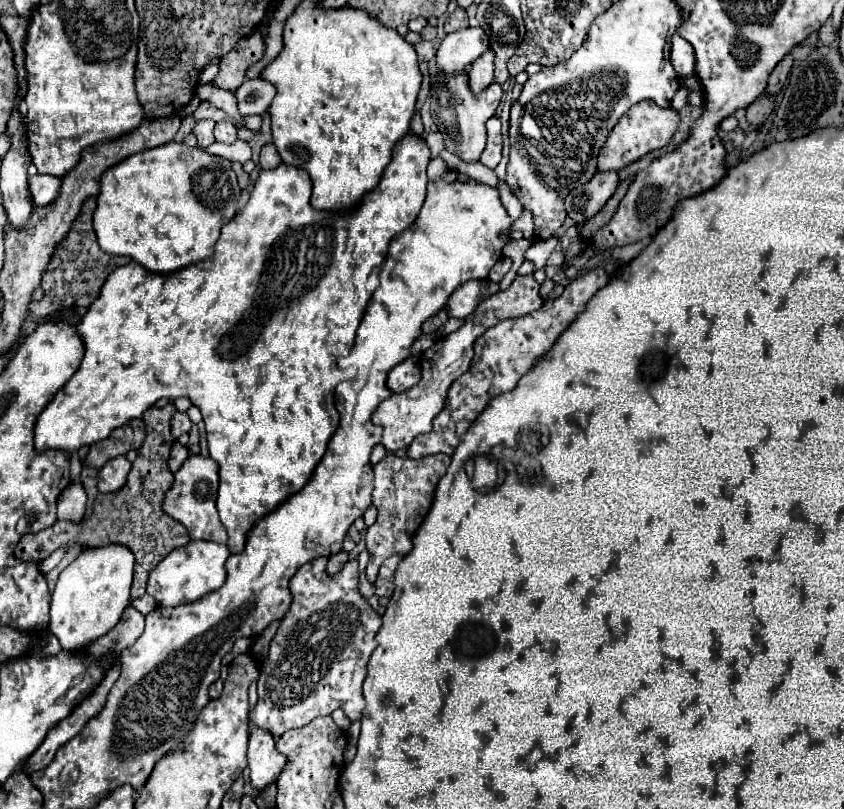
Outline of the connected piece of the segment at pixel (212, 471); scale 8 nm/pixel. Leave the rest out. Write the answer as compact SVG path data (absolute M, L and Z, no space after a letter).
M189 456L179 468L179 472L175 472L175 482L165 496L163 510L175 520L179 520L183 526L187 526L191 540L213 540L217 544L227 544L227 532L215 508L215 496L219 488L217 472L219 464L215 460L203 456Z

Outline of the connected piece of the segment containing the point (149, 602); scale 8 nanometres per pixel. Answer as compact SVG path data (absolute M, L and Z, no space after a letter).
M145 594L145 596L141 596L141 598L135 598L131 604L133 604L141 614L149 614L149 612L157 606L155 598L153 598L153 596L149 596L149 594Z

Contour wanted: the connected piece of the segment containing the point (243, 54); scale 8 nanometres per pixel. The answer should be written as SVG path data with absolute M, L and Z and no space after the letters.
M255 30L253 34L241 38L239 44L235 44L235 48L221 60L219 74L215 76L213 84L235 92L235 88L239 88L245 82L245 72L249 70L249 66L259 62L263 54L265 38L259 30Z

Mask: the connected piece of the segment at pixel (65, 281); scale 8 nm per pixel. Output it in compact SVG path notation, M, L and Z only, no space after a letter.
M89 198L85 200L79 216L75 218L75 222L71 224L69 234L65 236L65 240L55 248L51 262L43 274L43 290L45 296L41 302L31 302L31 314L37 318L45 318L51 316L63 308L89 308L93 304L93 300L99 296L99 288L103 286L103 282L107 280L107 276L117 270L119 266L129 264L131 260L127 256L111 256L105 254L99 244L97 244L97 236L93 230L93 212L97 208L97 198Z

